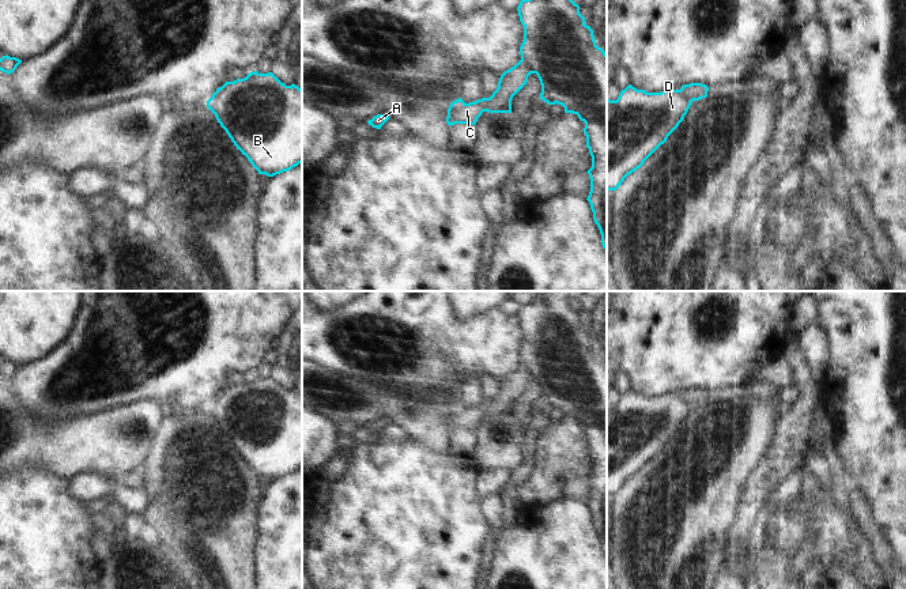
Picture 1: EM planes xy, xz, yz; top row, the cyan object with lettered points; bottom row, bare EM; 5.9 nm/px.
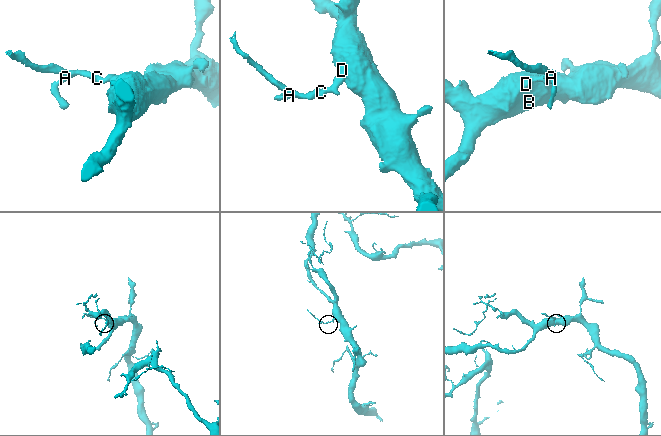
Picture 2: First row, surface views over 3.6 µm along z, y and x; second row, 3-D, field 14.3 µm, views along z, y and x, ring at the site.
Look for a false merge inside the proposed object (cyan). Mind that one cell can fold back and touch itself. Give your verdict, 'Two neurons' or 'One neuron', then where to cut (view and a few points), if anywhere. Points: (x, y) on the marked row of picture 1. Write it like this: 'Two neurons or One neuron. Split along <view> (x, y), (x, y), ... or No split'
Two neurons. Split along yz (679, 90), (694, 99)

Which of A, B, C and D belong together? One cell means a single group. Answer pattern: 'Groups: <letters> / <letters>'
Groups: A C / B D

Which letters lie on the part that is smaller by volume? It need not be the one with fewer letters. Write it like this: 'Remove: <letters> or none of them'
Remove: A, C

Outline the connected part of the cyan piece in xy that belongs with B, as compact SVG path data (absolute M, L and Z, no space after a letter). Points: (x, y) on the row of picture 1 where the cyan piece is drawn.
M254 71L244 79L226 82L207 101L207 107L258 174L273 177L302 163L302 90L294 83L286 86L272 72L258 73Z

